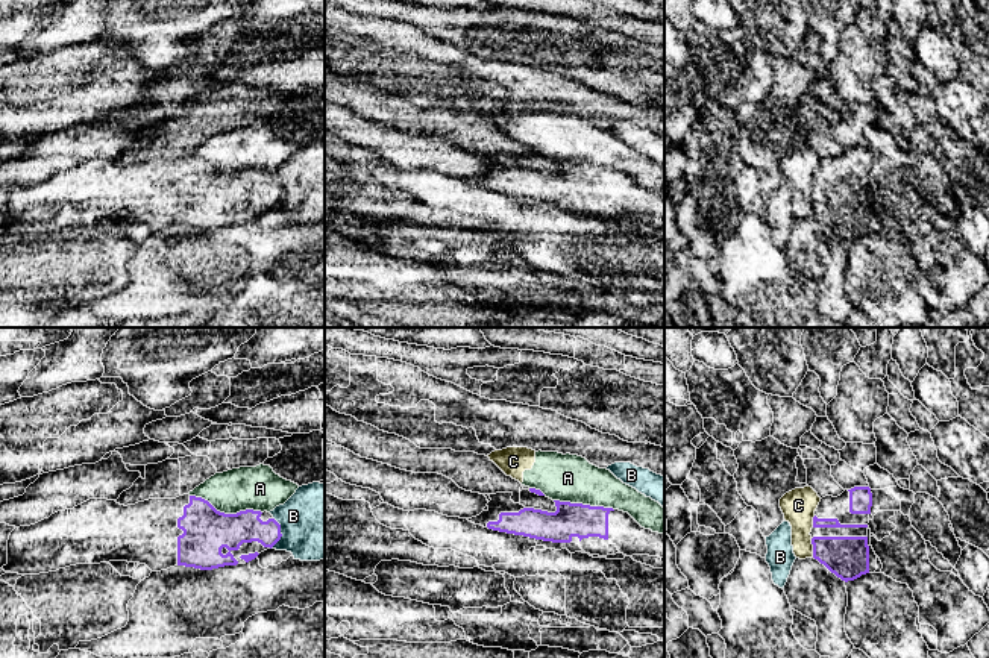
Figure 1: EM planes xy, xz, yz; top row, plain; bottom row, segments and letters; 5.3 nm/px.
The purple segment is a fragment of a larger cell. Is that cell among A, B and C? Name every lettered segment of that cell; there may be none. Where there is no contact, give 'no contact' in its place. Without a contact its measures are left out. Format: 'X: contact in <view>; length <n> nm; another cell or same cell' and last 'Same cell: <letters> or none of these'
A: contact in xy; length 400 nm; another cell
B: contact in xy; length 170 nm; another cell
C: contact in yz; length 110 nm; another cell
Same cell: none of these

